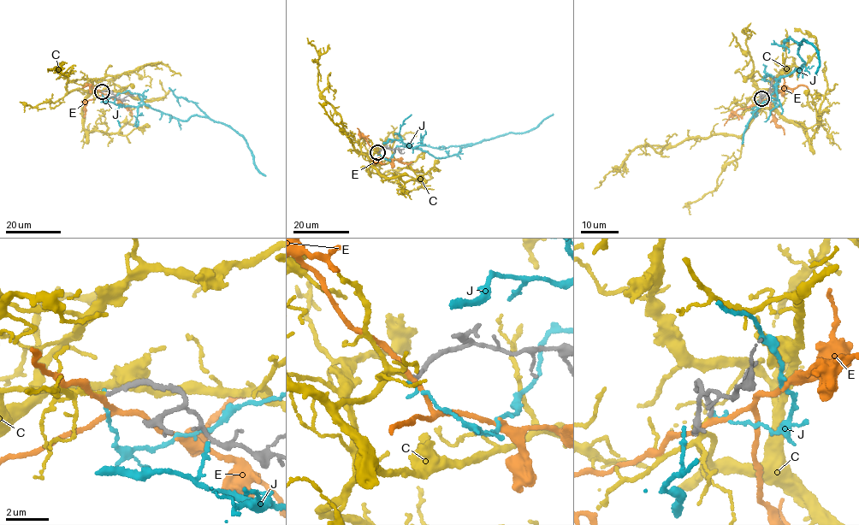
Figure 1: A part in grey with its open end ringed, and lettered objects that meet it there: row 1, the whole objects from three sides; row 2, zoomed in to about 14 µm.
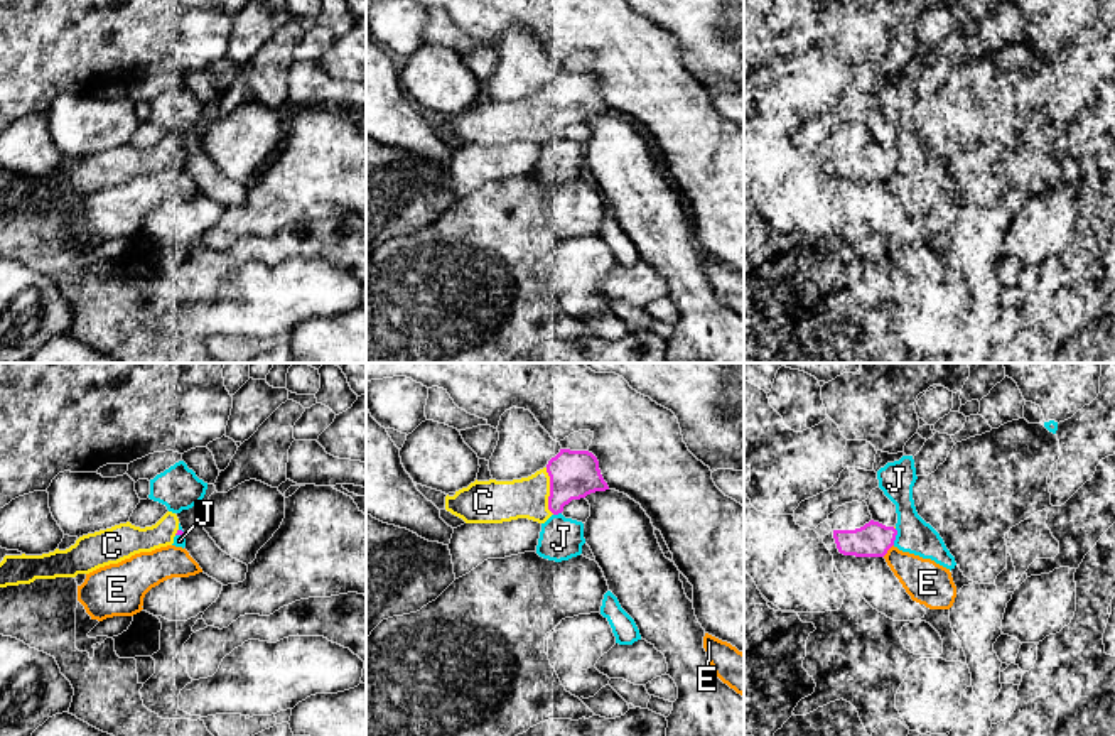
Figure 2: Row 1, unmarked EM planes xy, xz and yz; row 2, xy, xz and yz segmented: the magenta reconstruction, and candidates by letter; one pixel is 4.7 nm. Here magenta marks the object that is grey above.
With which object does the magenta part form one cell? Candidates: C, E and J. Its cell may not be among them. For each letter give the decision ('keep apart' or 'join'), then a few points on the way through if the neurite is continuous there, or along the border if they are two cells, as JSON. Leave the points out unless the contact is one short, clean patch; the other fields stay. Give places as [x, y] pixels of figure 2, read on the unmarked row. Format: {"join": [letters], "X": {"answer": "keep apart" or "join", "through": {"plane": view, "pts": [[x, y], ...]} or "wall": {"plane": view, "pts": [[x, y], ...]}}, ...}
{"join": ["C"], "C": {"answer": "join"}, "E": {"answer": "keep apart"}, "J": {"answer": "keep apart"}}

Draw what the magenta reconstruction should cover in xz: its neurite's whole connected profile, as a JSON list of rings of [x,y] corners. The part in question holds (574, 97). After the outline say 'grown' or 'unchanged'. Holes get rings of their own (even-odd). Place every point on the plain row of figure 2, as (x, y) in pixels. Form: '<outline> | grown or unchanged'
[[[560,71],[535,96],[513,103],[474,103],[445,118],[445,132],[466,145],[503,145],[528,140],[545,145],[572,122],[609,111],[597,79],[589,73]]] | grown

